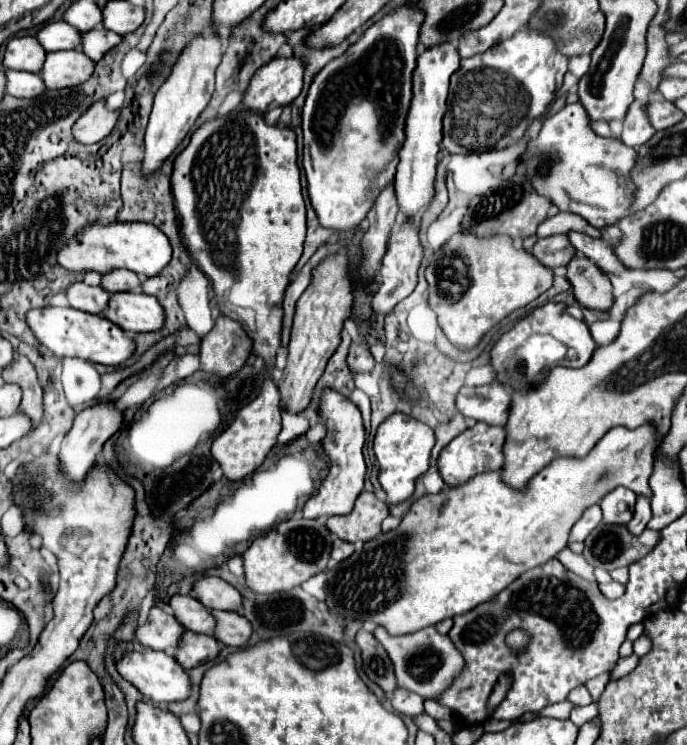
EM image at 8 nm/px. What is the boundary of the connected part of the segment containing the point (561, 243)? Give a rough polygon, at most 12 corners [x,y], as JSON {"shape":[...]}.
{"shape":[[565,234],[541,238],[533,256],[547,268],[565,266],[575,254]]}

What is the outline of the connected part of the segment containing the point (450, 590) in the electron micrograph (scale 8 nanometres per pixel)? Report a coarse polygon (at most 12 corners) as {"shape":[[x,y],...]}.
{"shape":[[615,426],[527,482],[413,502],[327,570],[393,634],[495,598],[617,486],[651,496],[657,430]]}

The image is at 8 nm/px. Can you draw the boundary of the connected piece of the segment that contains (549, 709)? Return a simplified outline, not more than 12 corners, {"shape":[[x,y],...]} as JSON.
{"shape":[[569,701],[548,705],[543,716],[566,720],[573,704]]}

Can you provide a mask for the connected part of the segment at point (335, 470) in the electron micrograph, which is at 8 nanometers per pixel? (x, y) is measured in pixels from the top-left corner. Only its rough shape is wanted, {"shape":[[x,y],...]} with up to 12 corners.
{"shape":[[321,390],[329,472],[305,518],[353,508],[365,480],[365,428],[359,408]]}

